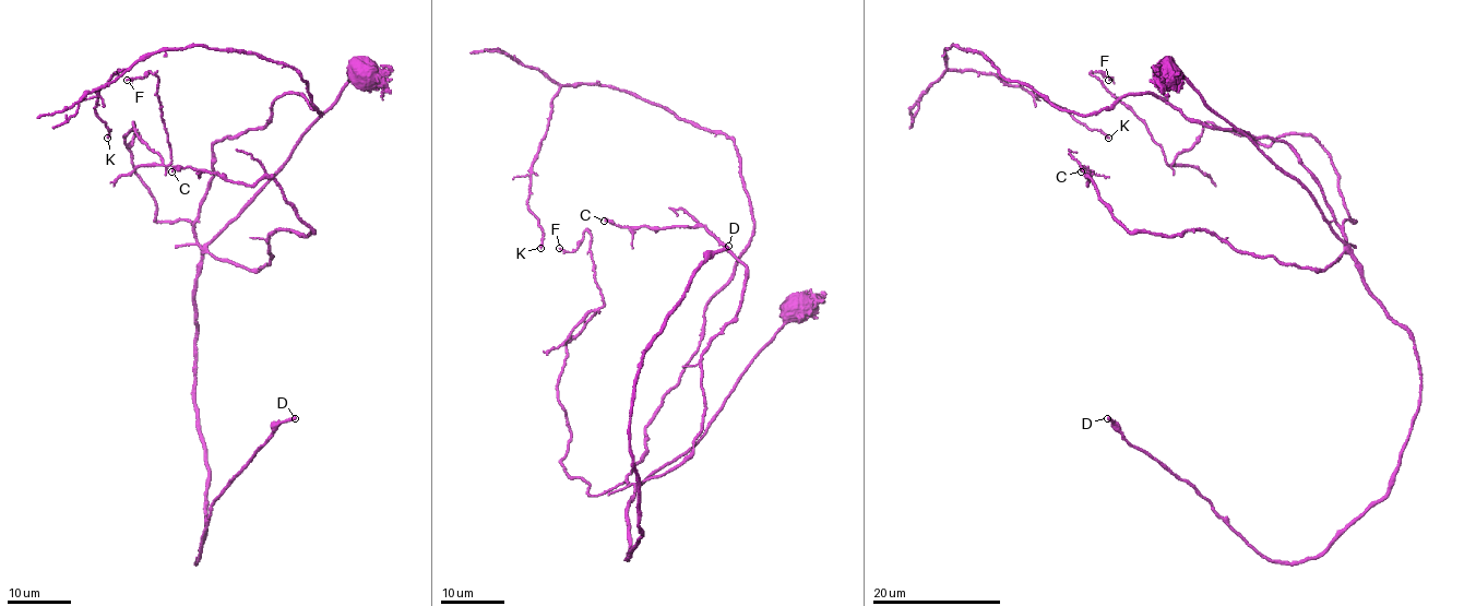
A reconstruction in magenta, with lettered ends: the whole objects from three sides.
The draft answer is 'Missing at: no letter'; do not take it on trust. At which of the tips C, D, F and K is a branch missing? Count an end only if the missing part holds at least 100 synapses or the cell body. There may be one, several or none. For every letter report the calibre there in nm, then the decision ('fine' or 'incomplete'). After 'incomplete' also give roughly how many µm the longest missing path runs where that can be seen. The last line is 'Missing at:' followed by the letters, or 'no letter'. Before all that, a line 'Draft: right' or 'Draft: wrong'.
Draft: wrong
C: calibre 180 nm; fine
D: calibre 280 nm; incomplete; missing 350 µm
F: calibre 140 nm; fine
K: calibre 190 nm; fine
Missing at: D

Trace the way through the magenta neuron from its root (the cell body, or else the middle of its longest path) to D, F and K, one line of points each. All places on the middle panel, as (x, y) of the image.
D: (798, 309), (706, 432), (634, 491), (629, 560), (641, 536), (629, 437), (638, 363), (692, 275), (728, 246)
F: (798, 309), (689, 450), (590, 495), (561, 462), (558, 378), (604, 302), (592, 235), (559, 248)
K: (798, 309), (706, 432), (629, 484), (752, 236), (734, 142), (630, 92), (564, 84), (531, 174), (540, 248)

